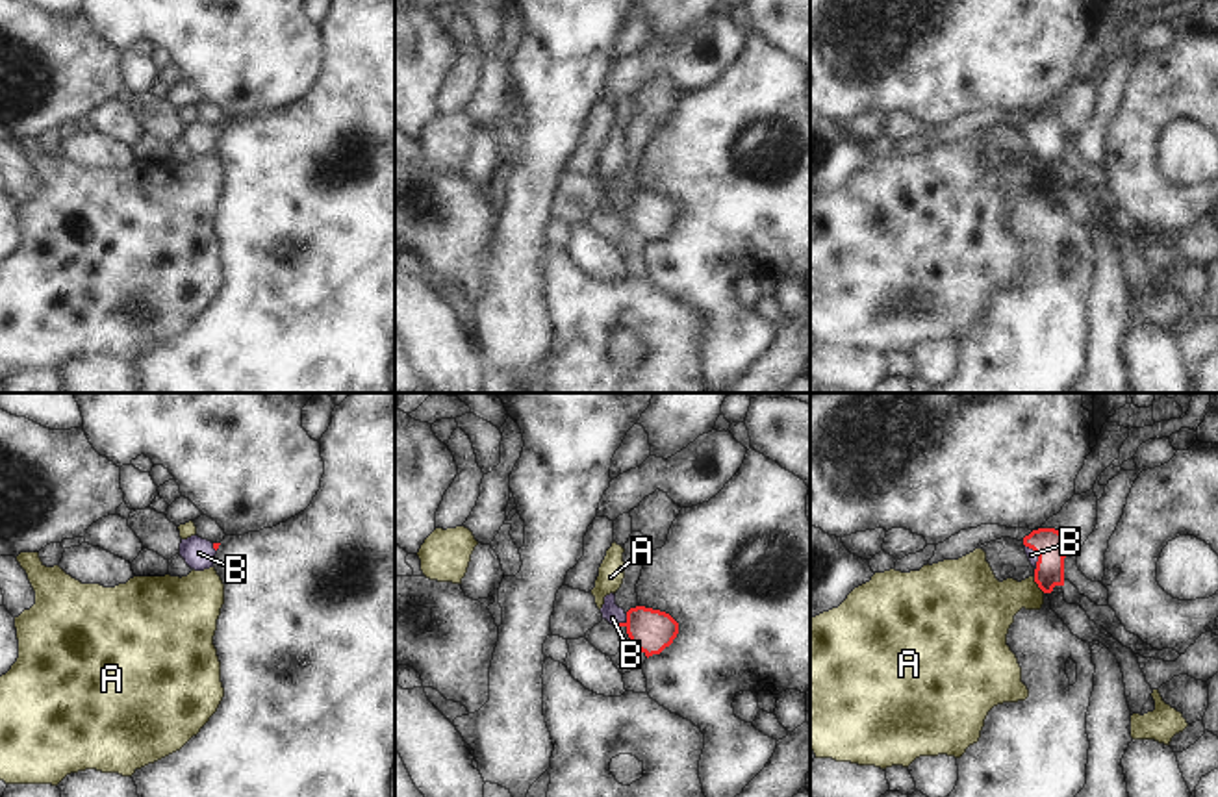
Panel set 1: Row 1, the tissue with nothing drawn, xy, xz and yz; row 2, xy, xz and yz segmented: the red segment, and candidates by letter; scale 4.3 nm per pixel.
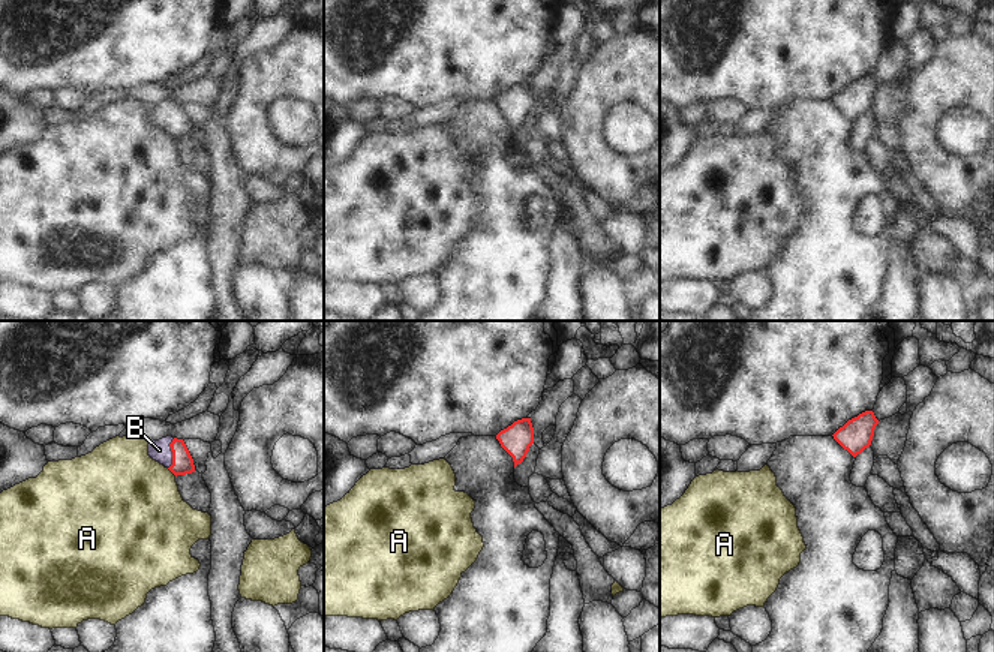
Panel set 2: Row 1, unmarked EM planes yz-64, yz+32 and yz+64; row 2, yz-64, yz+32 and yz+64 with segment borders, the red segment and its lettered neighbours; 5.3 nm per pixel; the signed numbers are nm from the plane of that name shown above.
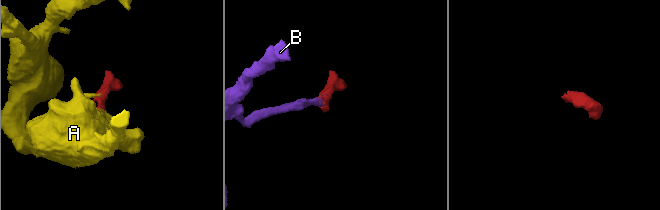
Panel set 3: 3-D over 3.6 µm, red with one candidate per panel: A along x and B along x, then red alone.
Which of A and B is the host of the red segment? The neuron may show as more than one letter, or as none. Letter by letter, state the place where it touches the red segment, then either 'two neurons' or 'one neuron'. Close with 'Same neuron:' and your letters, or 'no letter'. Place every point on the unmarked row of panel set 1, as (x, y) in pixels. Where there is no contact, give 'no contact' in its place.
A: meets red in yz at (1037, 167); two neurons
B: meets red in xz at (623, 208); one neuron
Same neuron: B

